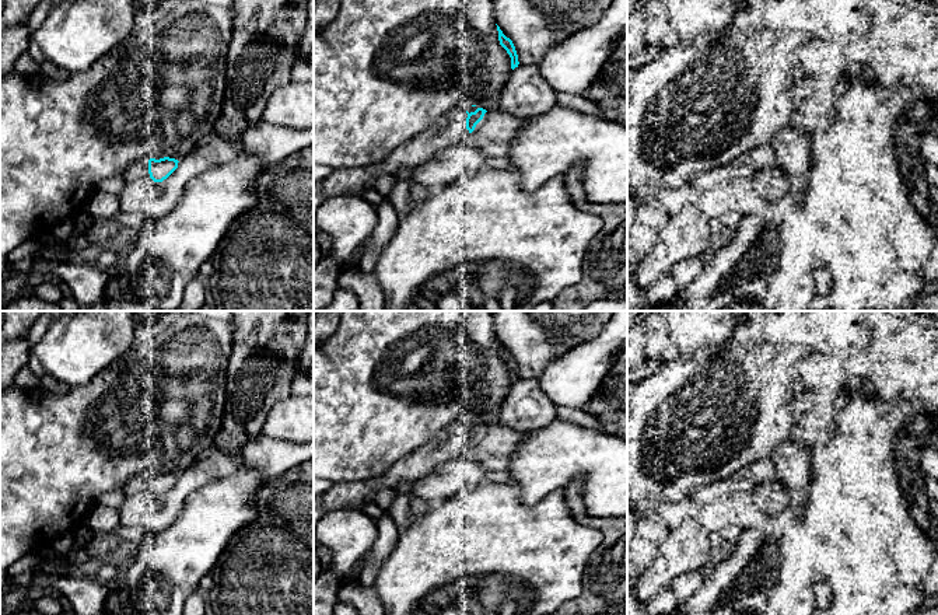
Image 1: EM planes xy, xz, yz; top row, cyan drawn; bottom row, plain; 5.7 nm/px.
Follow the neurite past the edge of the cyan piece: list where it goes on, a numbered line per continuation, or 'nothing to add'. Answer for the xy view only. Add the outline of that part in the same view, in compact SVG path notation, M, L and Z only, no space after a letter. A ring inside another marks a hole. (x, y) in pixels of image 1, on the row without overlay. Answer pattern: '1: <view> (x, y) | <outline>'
nothing to add

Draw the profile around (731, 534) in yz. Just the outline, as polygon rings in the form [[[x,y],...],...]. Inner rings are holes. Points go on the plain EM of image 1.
[[[734,525],[725,527],[722,531],[720,531],[720,537],[722,538],[722,541],[734,546],[736,546],[736,544],[739,542],[741,534],[742,532]]]

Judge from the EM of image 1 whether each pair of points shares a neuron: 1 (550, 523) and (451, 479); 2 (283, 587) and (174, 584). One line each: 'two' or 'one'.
1: two
2: two

